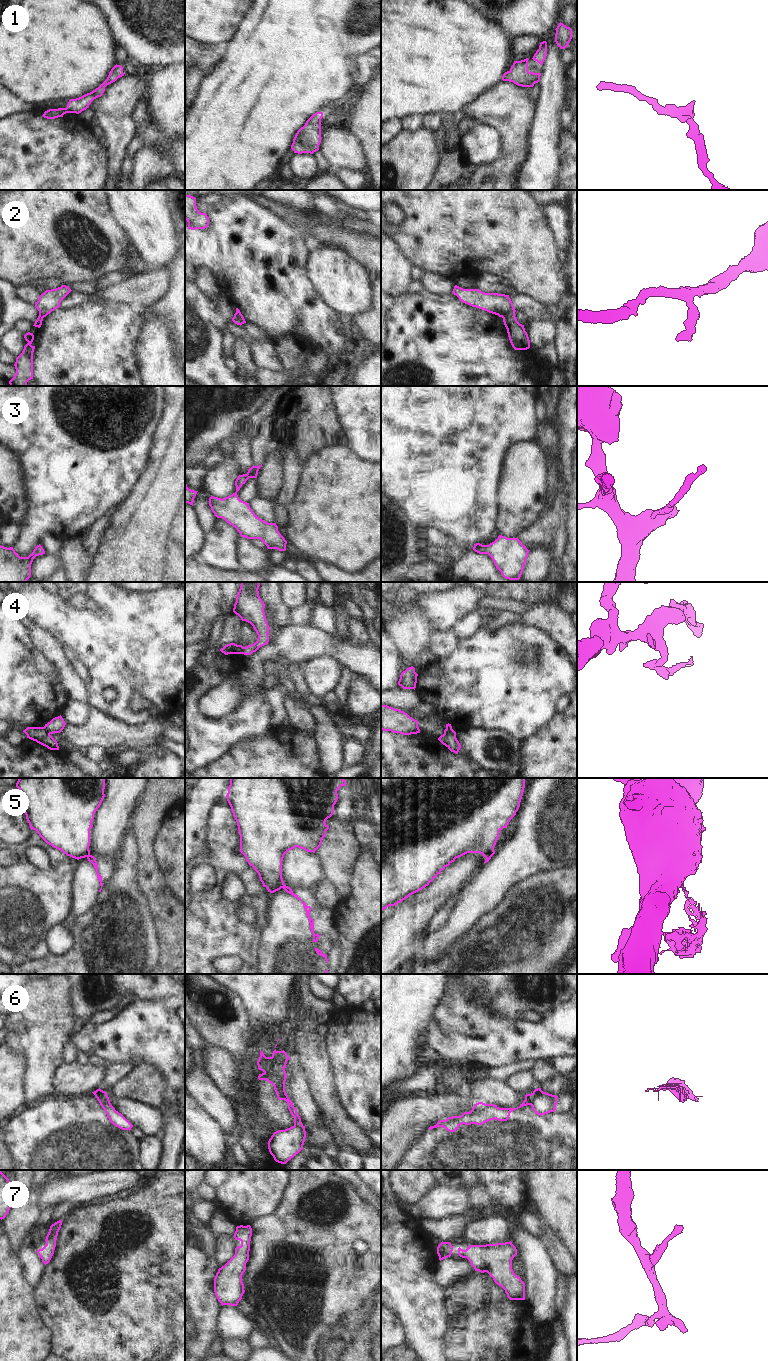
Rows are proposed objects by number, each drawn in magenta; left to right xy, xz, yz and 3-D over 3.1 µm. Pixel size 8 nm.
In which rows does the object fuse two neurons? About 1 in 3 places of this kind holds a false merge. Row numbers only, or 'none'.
4, 5, 6

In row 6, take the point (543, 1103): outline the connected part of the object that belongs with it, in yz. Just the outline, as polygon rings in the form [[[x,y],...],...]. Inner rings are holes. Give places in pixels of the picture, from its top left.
[[[541,1088],[535,1089],[532,1094],[531,1106],[535,1114],[542,1116],[555,1112],[558,1096],[543,1092]]]

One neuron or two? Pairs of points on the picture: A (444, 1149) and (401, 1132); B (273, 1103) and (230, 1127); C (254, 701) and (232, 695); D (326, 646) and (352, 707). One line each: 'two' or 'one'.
A: two
B: two
C: two
D: two

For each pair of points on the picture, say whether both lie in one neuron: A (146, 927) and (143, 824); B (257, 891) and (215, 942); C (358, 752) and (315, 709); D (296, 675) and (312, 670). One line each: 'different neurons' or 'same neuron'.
A: different neurons
B: same neuron
C: different neurons
D: different neurons

